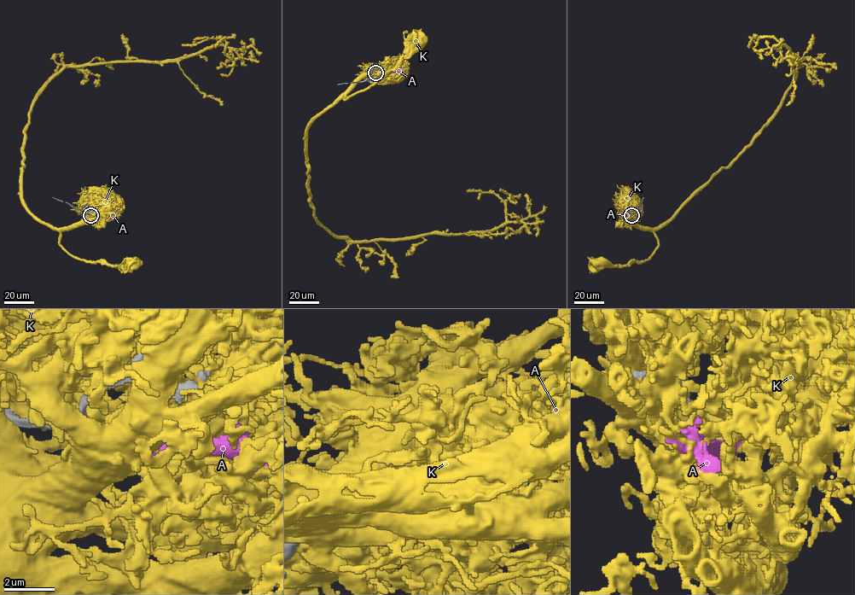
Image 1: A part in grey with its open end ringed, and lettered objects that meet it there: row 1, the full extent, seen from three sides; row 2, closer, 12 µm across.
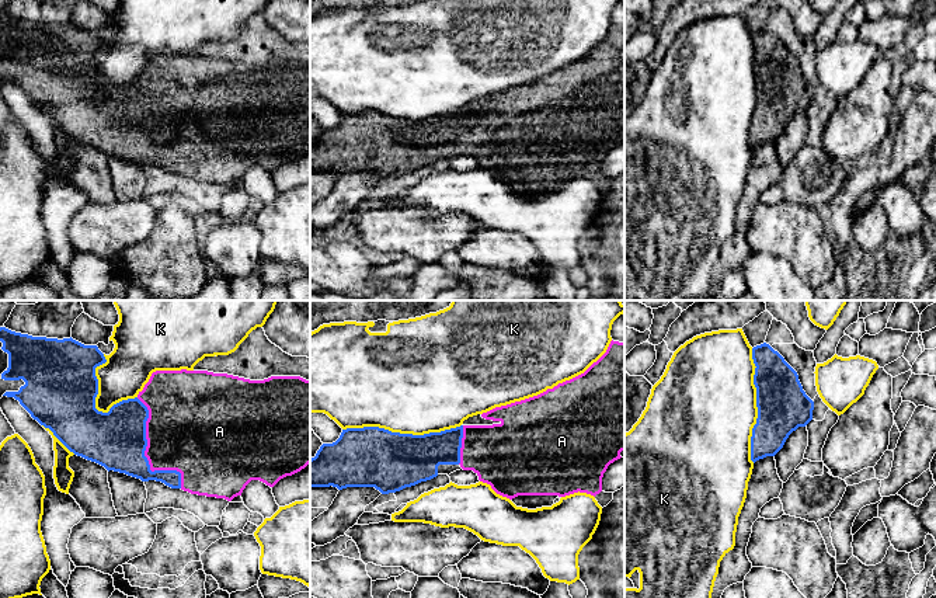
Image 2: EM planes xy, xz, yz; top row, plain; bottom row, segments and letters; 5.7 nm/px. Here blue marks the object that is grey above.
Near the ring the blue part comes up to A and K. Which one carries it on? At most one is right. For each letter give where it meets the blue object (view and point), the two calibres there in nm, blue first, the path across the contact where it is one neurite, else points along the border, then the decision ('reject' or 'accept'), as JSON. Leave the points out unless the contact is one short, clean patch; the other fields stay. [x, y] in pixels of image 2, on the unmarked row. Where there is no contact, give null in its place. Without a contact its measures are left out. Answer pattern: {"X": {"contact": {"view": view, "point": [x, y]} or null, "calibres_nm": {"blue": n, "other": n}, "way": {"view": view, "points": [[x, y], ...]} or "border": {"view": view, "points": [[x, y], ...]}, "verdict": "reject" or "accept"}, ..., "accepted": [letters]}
{"A": {"contact": {"view": "xy", "point": [143, 141]}, "calibres_nm": {"blue": 340, "other": 400}, "verdict": "accept"}, "K": {"contact": {"view": "xz", "point": [402, 120]}, "calibres_nm": {"blue": 340, "other": 480}, "verdict": "reject"}, "accepted": ["A"]}

